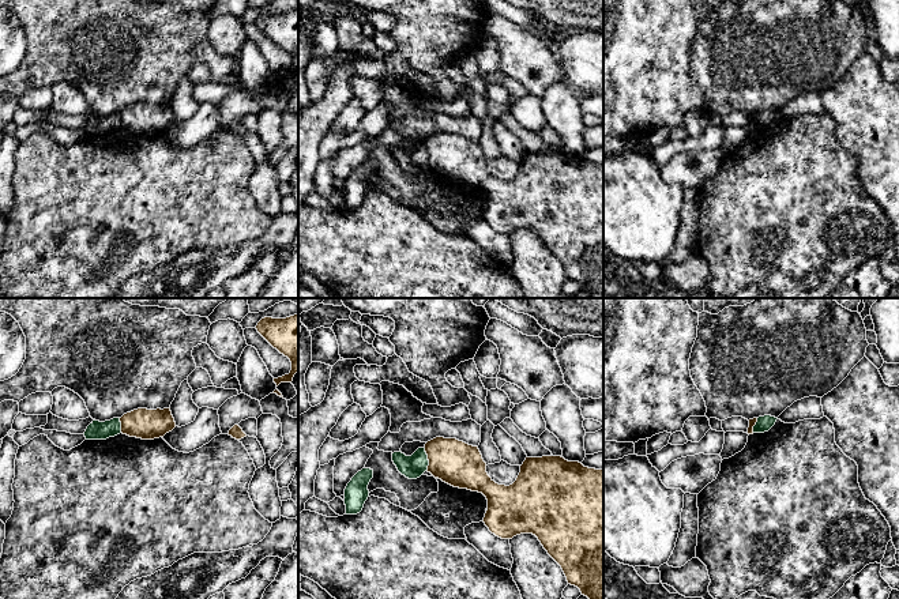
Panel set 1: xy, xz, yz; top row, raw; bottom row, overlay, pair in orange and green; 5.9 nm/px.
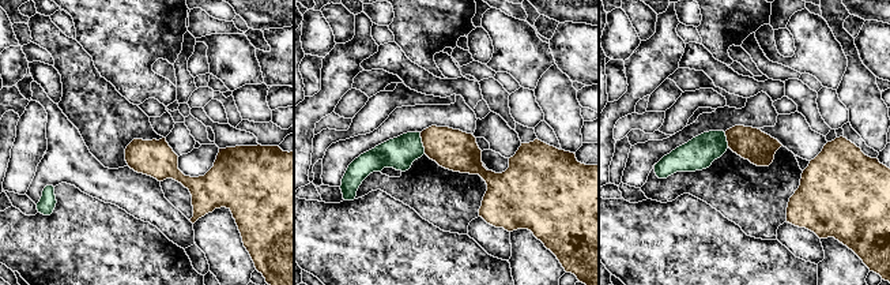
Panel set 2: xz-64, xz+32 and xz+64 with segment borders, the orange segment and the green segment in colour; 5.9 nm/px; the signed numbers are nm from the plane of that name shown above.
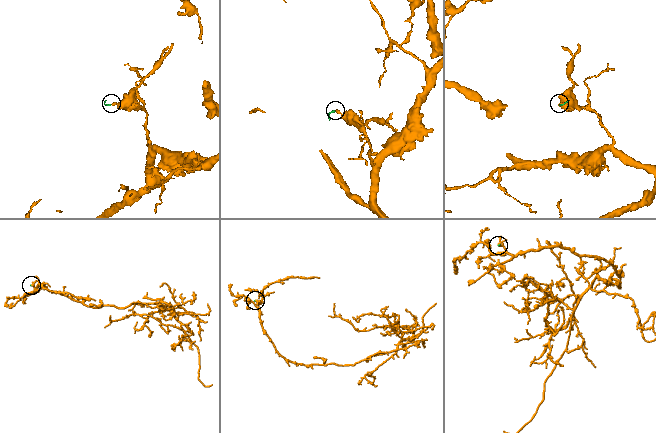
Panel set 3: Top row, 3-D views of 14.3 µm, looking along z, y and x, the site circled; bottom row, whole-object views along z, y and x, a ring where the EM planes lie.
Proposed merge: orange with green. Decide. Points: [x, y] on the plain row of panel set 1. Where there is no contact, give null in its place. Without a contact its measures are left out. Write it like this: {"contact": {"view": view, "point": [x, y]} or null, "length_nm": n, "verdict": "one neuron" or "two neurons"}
{"contact": {"view": "xz", "point": [428, 154]}, "length_nm": 140, "verdict": "two neurons"}

